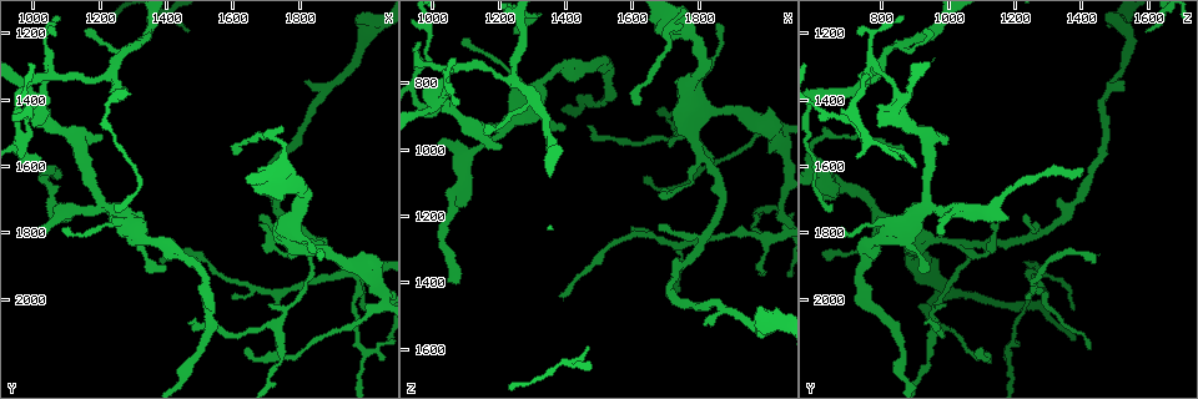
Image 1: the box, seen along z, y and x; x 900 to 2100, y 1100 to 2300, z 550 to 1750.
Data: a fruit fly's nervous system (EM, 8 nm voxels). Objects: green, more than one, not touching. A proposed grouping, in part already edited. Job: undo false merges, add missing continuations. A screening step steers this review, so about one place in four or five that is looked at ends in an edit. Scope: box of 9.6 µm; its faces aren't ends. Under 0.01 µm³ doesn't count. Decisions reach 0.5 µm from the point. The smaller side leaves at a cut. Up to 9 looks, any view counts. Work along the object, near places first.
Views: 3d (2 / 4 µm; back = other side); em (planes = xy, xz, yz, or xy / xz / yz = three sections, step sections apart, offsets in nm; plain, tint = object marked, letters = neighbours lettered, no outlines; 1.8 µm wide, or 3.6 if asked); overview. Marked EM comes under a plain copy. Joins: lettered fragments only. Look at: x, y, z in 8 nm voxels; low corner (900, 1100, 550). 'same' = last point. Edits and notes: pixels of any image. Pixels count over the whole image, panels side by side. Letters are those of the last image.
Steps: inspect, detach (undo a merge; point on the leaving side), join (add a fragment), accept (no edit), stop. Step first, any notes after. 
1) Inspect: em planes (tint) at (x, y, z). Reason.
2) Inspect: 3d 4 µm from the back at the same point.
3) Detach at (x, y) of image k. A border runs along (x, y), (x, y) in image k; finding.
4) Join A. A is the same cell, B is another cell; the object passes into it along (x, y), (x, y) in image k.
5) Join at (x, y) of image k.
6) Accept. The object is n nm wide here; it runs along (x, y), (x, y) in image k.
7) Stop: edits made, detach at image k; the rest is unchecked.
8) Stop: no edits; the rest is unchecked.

Inspect: em 3.6 µm yz step 16 (letters) at (1380, 1890, 1440). End of a long branch.

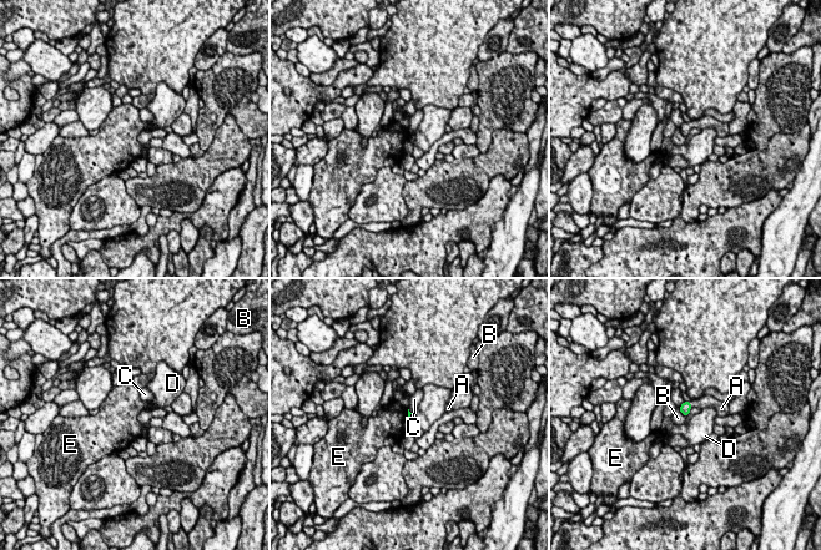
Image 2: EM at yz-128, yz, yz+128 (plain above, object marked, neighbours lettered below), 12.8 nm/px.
Join A. A is the same cell, B, C, D and E are other cells; the object passes into it along (685, 407), (690, 404), (705, 400) in image 2; it goes on there.

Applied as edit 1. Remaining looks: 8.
Inspect: overview.

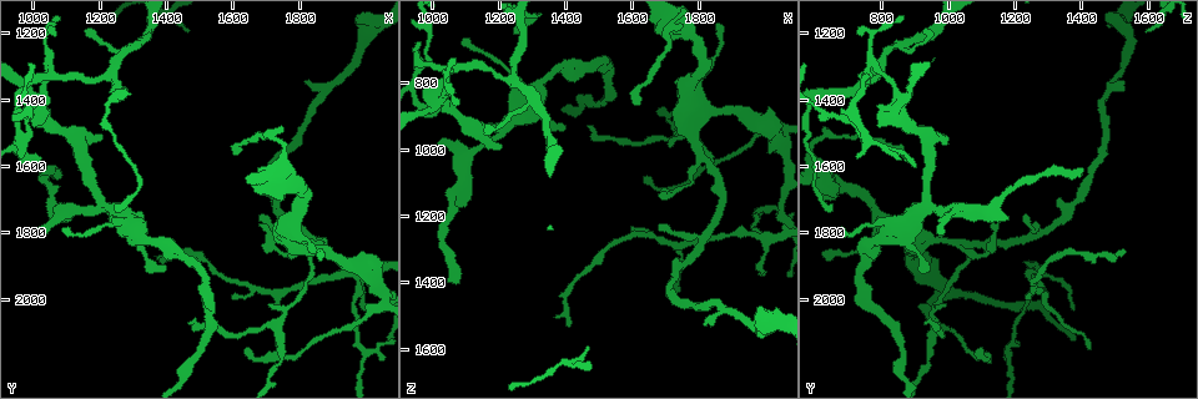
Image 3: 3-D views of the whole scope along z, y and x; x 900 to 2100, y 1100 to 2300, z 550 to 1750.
Inspect: 3d 2 µm from the back at (1960, 1920, 1260). Arms part here.

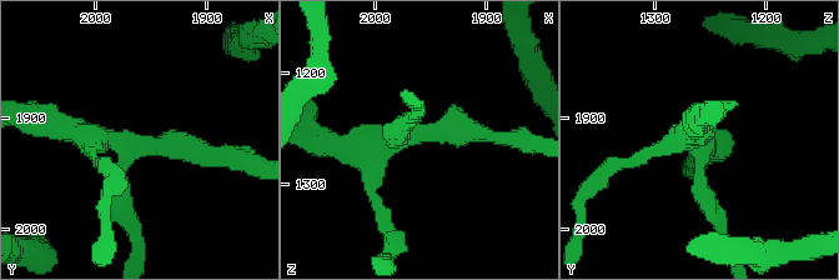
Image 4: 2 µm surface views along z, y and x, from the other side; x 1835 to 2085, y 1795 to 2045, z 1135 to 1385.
Inspect: em xz step 8 (tint) at (1964, 1926, 1258).

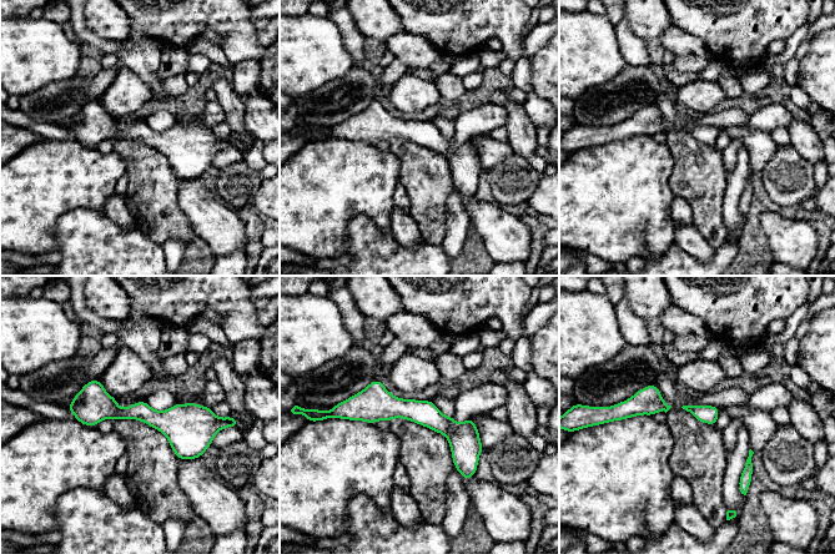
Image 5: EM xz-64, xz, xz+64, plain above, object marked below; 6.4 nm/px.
Inspect: em xy step 16 (letters) at the same point. Cut it another way.

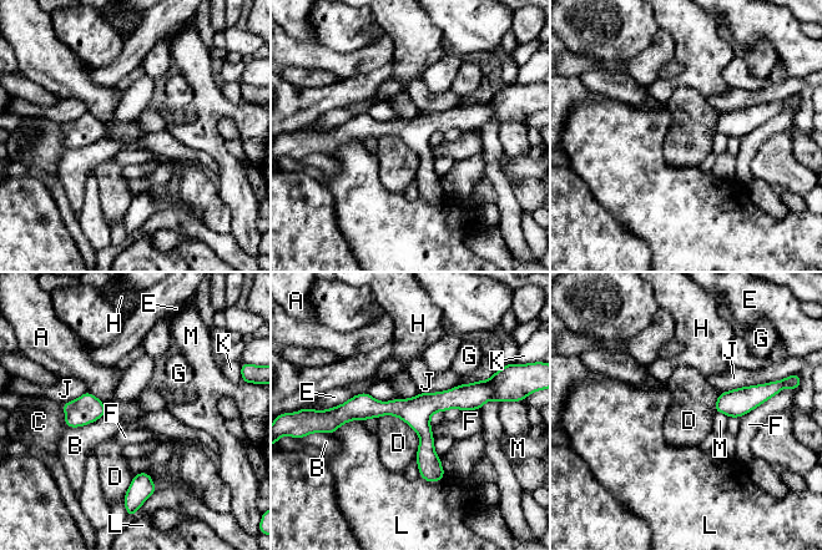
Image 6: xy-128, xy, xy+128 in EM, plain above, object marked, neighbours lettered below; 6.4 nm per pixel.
Accept. The object is 190 nm wide here; A, B, C, D, E, F, G, H, J, K, L and M are other cells; a border runs along (378, 417), (415, 432), (415, 459) in image 6; all the same neuron.

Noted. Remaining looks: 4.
Inspect: em planes (letters) at (1640, 2150, 1080). Long arm stops here.

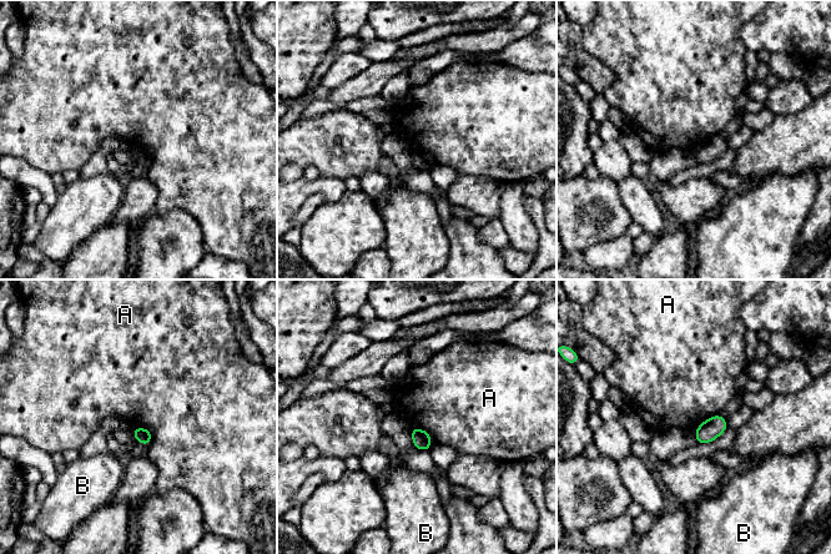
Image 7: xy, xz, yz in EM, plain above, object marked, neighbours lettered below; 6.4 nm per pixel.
Accept. The longest contact is with A, 170 nm; A and B are other cells; a border runs along (131, 427), (149, 429), (149, 446) in image 7; no lettered fragment goes on from it.

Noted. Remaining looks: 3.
Inspect: 3d 4 µm at (2000, 2160, 1180). Arms part here.

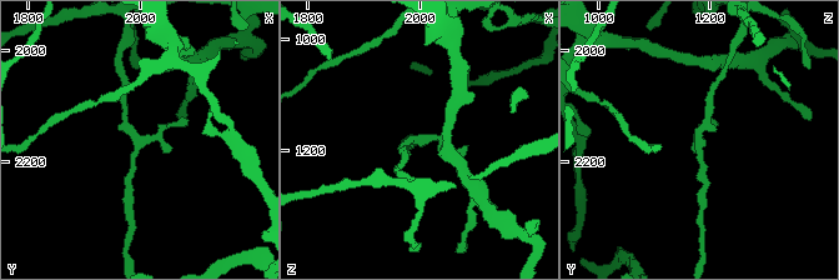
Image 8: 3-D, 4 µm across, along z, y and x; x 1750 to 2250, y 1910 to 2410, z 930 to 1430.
Inspect: em 3.6 µm yz step 4 (tint) at (1990, 2155, 1175).

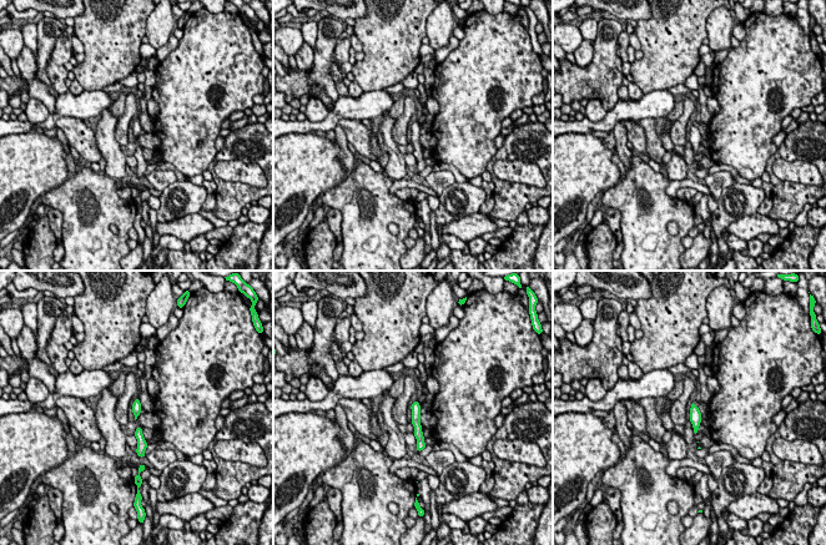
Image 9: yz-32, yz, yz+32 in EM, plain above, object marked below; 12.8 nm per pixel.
Inspect: em 3.6 µm planes (letters) at the same point.

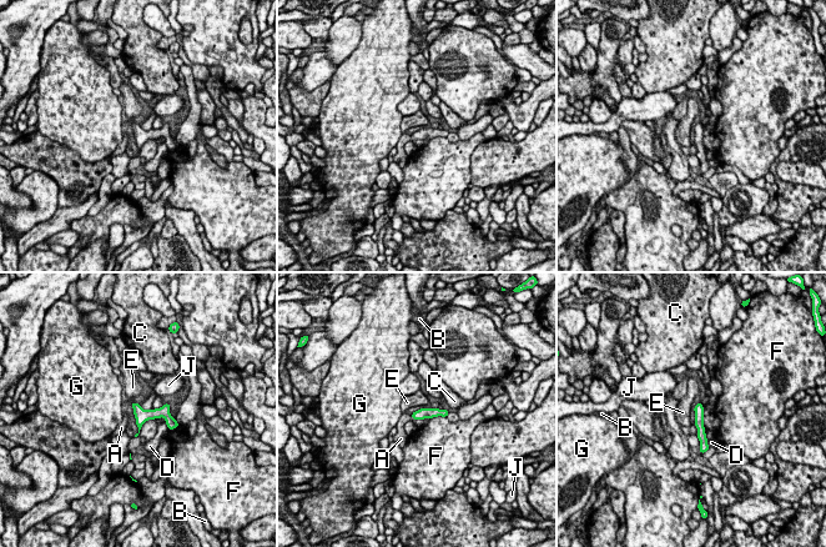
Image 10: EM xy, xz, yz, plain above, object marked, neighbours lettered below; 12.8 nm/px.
Accept. A, B, C, D, E, F, G and J are other cells; it runs along (698, 406), (700, 433), (705, 447) in image 10; one neuron here.

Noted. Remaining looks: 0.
Stop: edits made, join at image 2; the rest is unchecked.

